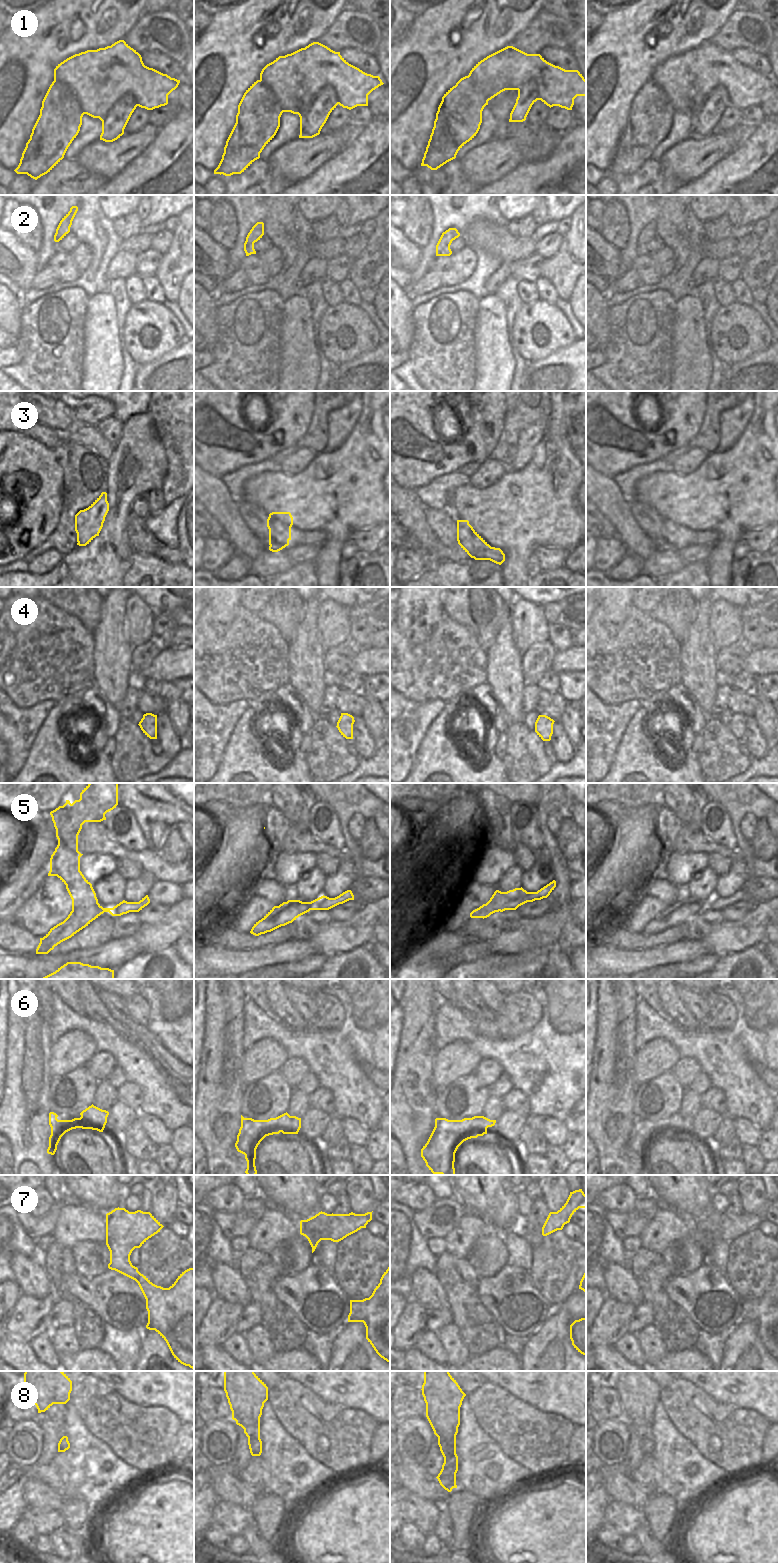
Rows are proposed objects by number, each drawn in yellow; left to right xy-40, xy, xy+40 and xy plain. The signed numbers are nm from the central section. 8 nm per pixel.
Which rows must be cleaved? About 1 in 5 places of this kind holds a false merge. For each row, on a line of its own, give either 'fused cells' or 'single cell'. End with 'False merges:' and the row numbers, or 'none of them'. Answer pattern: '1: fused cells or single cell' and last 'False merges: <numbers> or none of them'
1: single cell
2: single cell
3: fused cells
4: single cell
5: fused cells
6: single cell
7: single cell
8: fused cells
False merges: 3, 5, 8

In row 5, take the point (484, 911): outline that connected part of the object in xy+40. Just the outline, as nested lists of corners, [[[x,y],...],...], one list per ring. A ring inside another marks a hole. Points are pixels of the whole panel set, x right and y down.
[[[483,904],[482,906],[480,906],[479,908],[473,910],[470,913],[470,917],[471,918],[487,918],[489,917],[491,914],[495,913],[495,912],[499,912],[498,910],[493,910],[490,906],[488,906],[487,904]]]

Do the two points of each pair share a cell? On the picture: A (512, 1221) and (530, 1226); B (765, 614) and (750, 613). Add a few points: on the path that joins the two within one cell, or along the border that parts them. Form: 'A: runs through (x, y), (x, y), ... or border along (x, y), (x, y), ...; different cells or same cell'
A: border along (522, 1220), (517, 1229); different cells
B: runs through (761, 613), (754, 613); same cell

